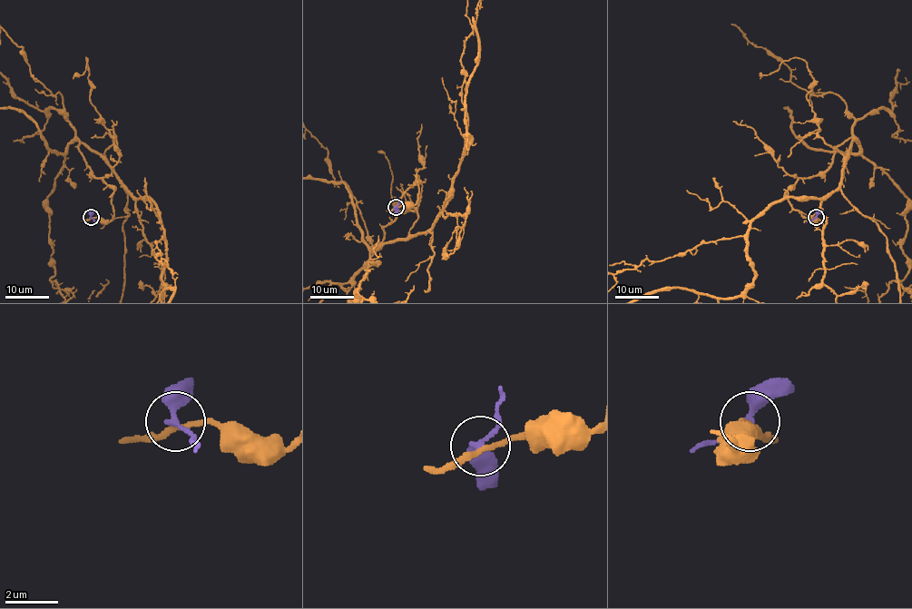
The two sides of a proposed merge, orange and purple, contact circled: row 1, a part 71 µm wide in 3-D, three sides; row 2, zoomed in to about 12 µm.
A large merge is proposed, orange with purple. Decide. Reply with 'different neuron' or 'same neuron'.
different neuron

